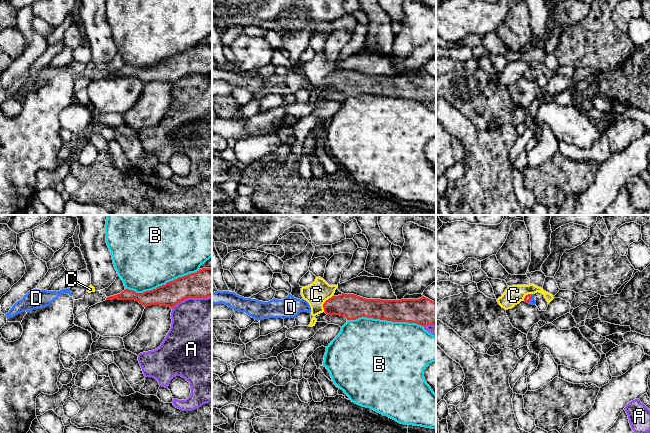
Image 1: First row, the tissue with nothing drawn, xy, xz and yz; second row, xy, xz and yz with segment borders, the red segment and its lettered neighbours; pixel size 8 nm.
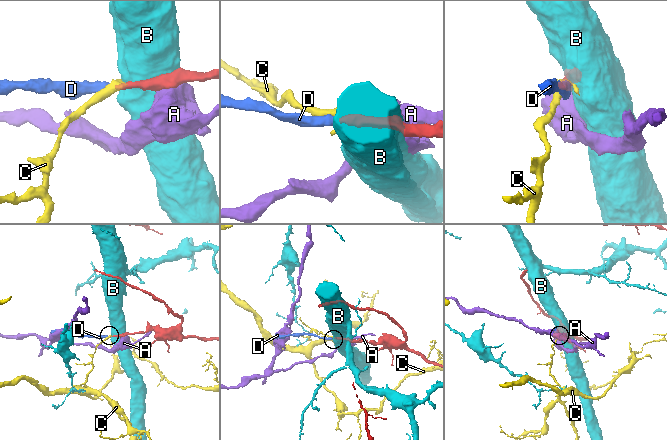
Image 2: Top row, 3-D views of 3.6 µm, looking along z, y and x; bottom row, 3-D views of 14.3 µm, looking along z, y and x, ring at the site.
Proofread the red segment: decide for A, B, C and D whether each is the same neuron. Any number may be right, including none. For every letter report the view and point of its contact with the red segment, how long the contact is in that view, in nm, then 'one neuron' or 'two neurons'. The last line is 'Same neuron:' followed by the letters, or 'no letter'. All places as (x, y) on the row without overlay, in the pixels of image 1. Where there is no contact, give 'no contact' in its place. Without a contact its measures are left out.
A: meets red in xy at (191, 73); contact 340 nm long; two neurons
B: meets red in xz at (385, 95); contact 600 nm long; two neurons
C: meets red in xz at (324, 79); contact 150 nm long; two neurons
D: meets red in yz at (531, 73); contact 70 nm long; one neuron
Same neuron: D

